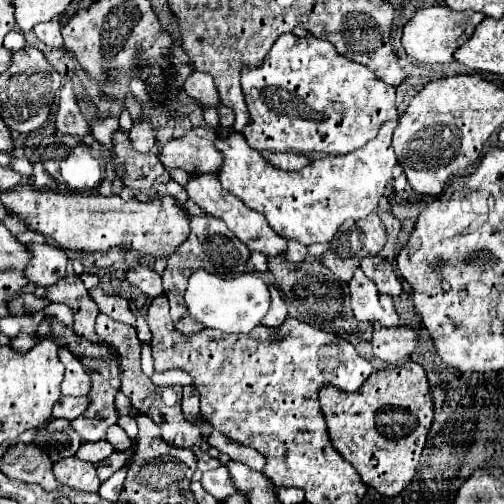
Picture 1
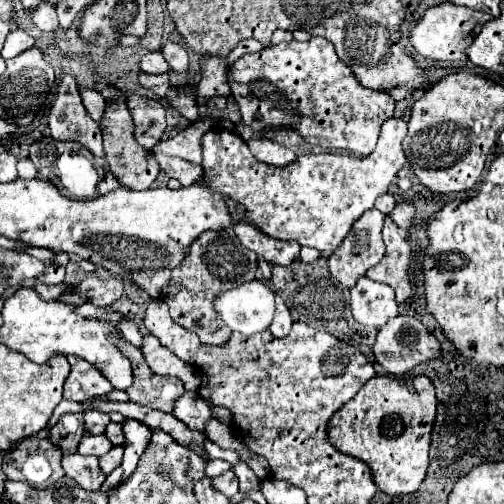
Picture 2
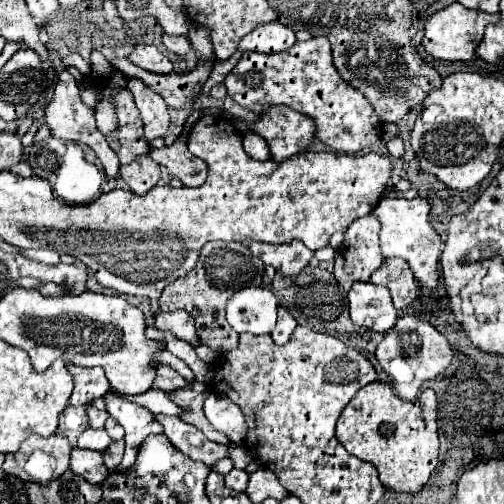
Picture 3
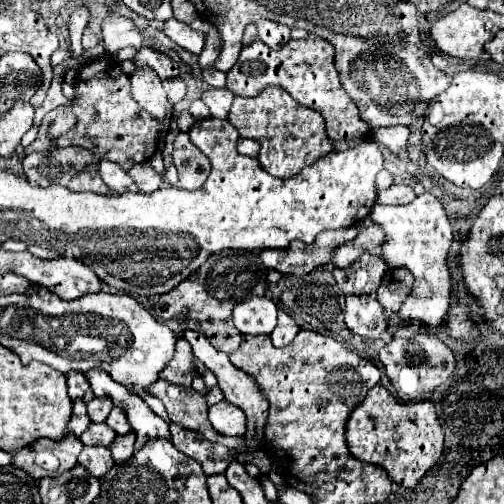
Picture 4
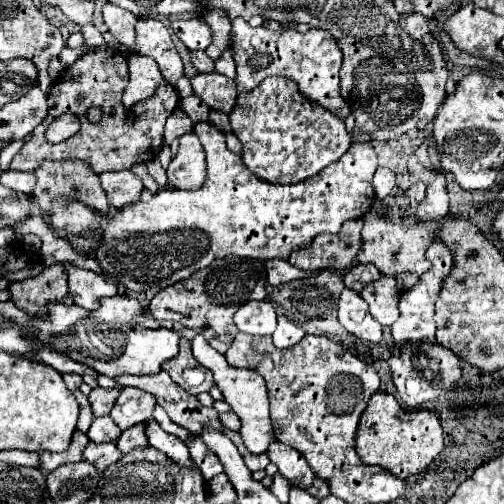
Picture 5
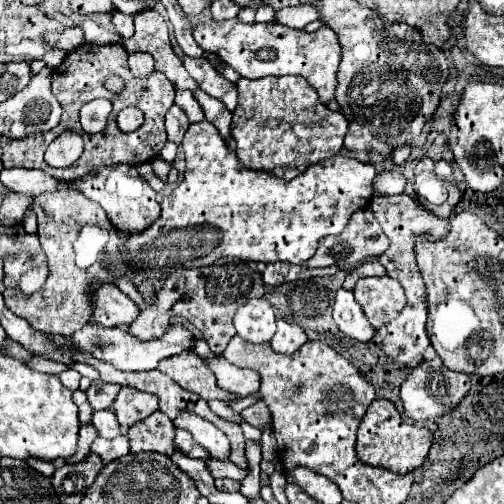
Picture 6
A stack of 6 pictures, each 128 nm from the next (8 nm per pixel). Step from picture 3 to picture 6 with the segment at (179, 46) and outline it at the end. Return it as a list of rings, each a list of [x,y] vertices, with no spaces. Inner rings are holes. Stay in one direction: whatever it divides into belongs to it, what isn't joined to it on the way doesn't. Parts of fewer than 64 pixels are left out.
[[[238,18],[228,20],[228,24],[200,24],[194,28],[194,40],[204,51],[214,52],[224,64],[232,66],[244,78],[264,78],[264,76],[284,76],[296,74],[308,80],[326,104],[334,98],[336,72],[340,66],[340,44],[332,28],[322,26],[320,30],[308,34],[304,30],[288,28],[278,22],[266,24],[244,24]]]

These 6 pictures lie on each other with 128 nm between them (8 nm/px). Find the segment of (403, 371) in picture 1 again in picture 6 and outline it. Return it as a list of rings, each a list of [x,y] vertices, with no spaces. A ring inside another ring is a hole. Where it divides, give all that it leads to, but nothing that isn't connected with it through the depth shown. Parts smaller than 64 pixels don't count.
[[[374,400],[368,406],[368,410],[360,422],[356,454],[364,464],[380,466],[380,468],[386,468],[386,470],[392,470],[398,474],[408,474],[424,462],[424,458],[430,450],[430,444],[432,444],[432,432],[428,428],[404,422],[392,402]]]

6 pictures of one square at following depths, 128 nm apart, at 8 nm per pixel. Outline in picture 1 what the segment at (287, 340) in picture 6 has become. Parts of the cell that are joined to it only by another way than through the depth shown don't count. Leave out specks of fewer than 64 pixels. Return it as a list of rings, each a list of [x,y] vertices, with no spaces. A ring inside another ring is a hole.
[[[270,286],[270,296],[272,296],[272,304],[270,304],[270,310],[268,310],[266,318],[262,320],[262,324],[264,326],[270,326],[270,328],[278,328],[286,320],[288,308],[286,308],[280,292],[274,286]]]

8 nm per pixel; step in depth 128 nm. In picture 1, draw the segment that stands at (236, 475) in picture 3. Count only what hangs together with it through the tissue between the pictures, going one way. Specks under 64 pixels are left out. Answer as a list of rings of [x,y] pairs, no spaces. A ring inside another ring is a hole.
[[[218,466],[214,470],[208,470],[202,474],[202,486],[208,494],[212,494],[216,500],[226,500],[228,496],[232,496],[236,492],[230,472],[226,466]]]

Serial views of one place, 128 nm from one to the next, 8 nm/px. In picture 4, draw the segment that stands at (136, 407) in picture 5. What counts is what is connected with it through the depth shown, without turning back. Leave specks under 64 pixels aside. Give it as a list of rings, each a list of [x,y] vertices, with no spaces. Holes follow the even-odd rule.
[[[114,406],[114,408],[112,408],[110,416],[106,418],[106,424],[108,424],[110,428],[114,428],[118,434],[126,434],[126,432],[130,430],[128,418],[126,418],[126,414],[124,414],[124,410],[122,410],[120,406]]]

